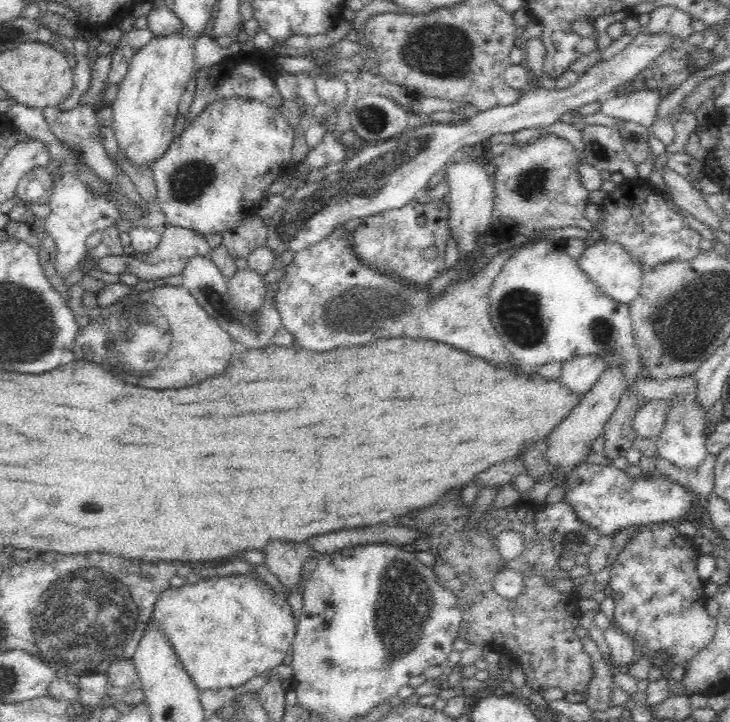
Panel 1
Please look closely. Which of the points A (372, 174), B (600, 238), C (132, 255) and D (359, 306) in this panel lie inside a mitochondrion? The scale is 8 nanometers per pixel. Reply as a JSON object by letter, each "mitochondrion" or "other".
{"A":"mitochondrion","B":"other","C":"other","D":"mitochondrion"}

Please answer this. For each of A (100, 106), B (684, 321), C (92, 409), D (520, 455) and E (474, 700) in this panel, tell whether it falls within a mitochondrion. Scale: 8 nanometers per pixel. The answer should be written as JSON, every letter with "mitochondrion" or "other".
{"A":"other","B":"mitochondrion","C":"other","D":"other","E":"other"}

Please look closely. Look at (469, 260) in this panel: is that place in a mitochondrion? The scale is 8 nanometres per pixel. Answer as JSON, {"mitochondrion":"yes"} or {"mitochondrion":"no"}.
{"mitochondrion":"no"}

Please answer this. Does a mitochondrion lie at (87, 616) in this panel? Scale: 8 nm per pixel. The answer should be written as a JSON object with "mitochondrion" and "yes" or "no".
{"mitochondrion":"yes"}

